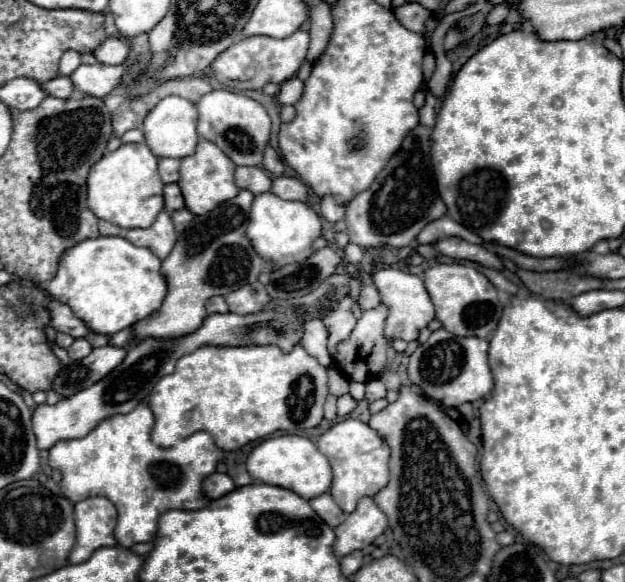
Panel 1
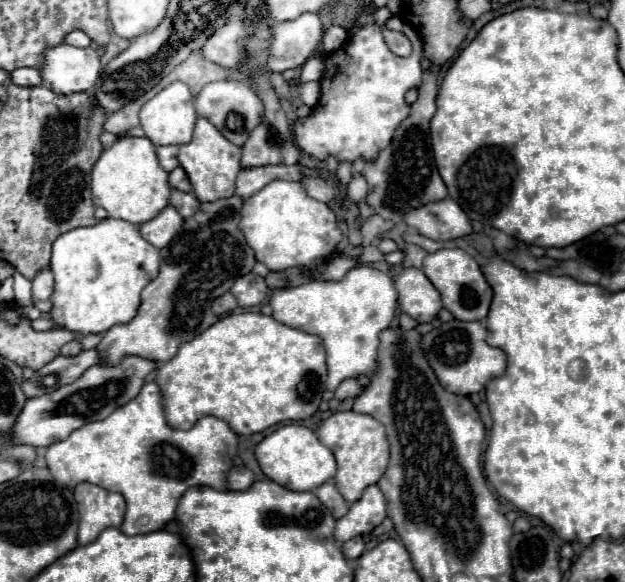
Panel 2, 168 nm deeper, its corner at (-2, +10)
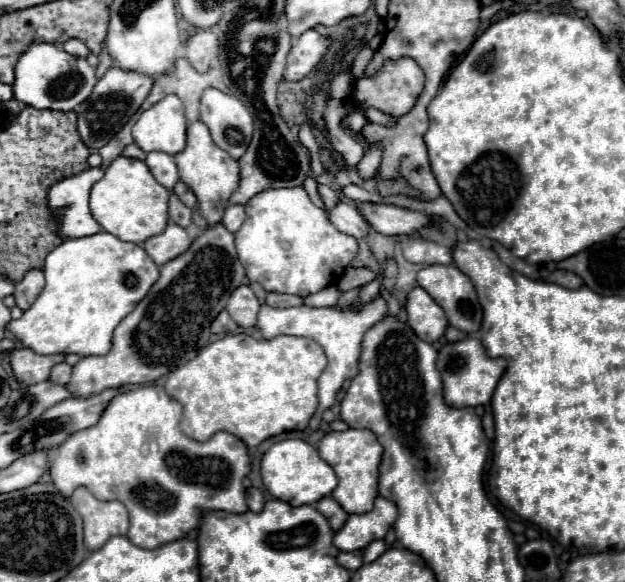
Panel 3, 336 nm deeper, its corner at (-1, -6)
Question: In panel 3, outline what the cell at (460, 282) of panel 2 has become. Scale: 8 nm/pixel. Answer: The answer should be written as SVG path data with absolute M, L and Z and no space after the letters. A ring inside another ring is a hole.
M434 264L434 266L426 266L418 272L418 286L422 286L440 306L442 310L446 312L446 318L450 322L450 326L470 334L470 332L476 332L480 328L480 322L482 322L482 306L478 304L478 298L476 298L476 292L474 292L474 286L470 282L470 278L460 272L456 266L442 266L442 264Z

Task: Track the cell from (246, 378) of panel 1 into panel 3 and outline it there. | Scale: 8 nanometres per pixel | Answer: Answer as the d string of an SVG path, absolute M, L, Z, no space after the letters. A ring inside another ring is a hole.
M222 334L226 335L224 338L218 338L212 344L208 344L206 348L198 350L194 360L190 360L184 364L181 364L168 373L168 378L164 382L164 388L166 392L170 392L170 396L174 396L180 404L182 404L182 420L180 420L180 428L186 436L194 438L194 440L208 440L212 434L224 430L224 432L230 432L234 436L238 436L246 446L258 446L260 442L264 442L266 438L272 438L272 436L278 436L282 432L290 432L290 430L304 430L312 418L312 414L316 412L316 406L318 406L318 376L322 374L322 370L326 368L326 354L322 352L322 348L314 342L314 340L306 340L306 338L298 338L298 336L276 336L272 340L254 340L252 336L248 334Z

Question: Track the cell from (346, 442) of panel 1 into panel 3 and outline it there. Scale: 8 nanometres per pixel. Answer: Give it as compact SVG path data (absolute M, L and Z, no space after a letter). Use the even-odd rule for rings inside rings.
M352 428L344 432L328 432L318 442L318 454L334 468L338 476L338 486L332 492L334 500L338 500L348 514L370 512L374 498L378 496L378 464L382 458L382 444L378 442L376 434L370 430Z

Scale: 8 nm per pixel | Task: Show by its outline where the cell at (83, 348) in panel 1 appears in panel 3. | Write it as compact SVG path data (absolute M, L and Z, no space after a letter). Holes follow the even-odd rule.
M62 362L62 364L56 364L54 368L52 368L52 372L50 372L50 382L54 382L54 384L66 384L68 380L70 380L70 372L72 372L72 366L68 366L66 362Z

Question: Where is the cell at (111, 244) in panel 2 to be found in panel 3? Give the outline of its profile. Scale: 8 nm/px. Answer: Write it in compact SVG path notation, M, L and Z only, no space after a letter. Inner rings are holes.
M98 232L84 238L64 240L56 246L44 264L46 286L34 300L34 304L22 312L18 320L8 322L8 330L22 342L22 346L36 354L78 354L98 356L110 350L110 336L124 316L128 316L138 300L146 296L150 286L158 280L158 266L140 244L122 242L108 232Z

